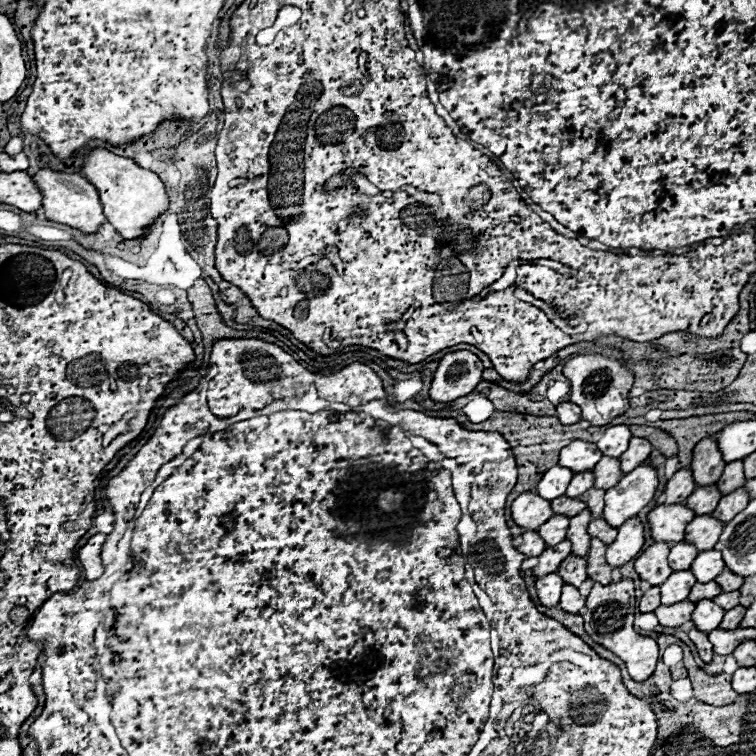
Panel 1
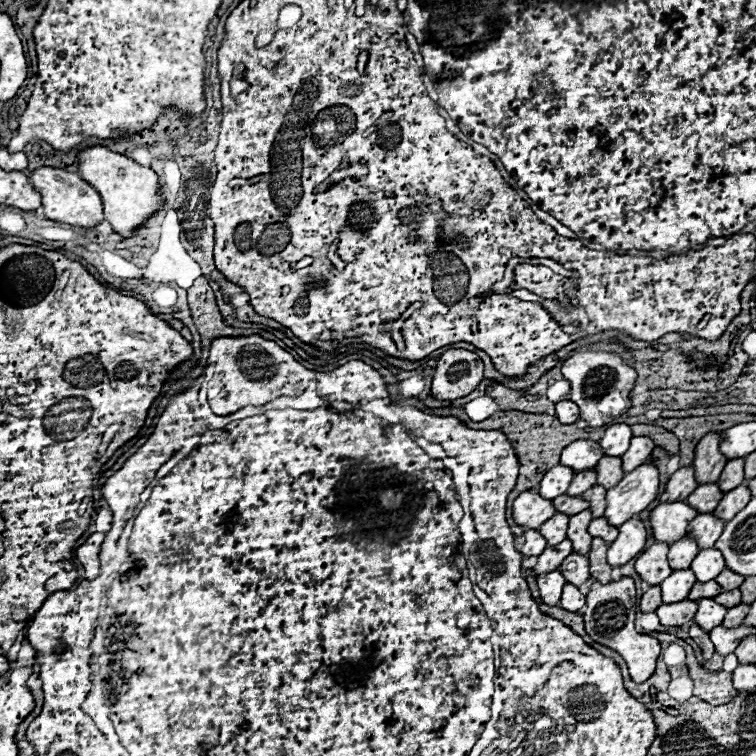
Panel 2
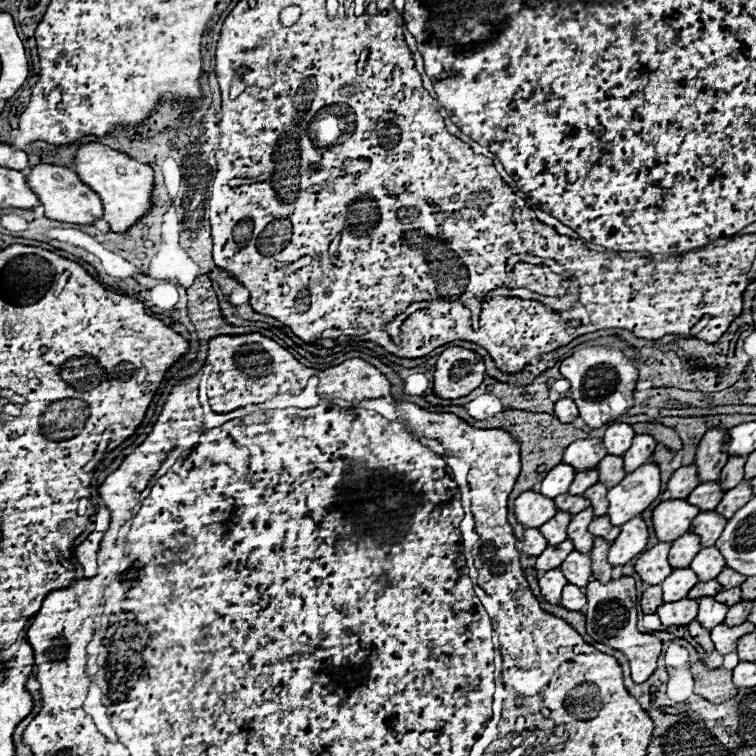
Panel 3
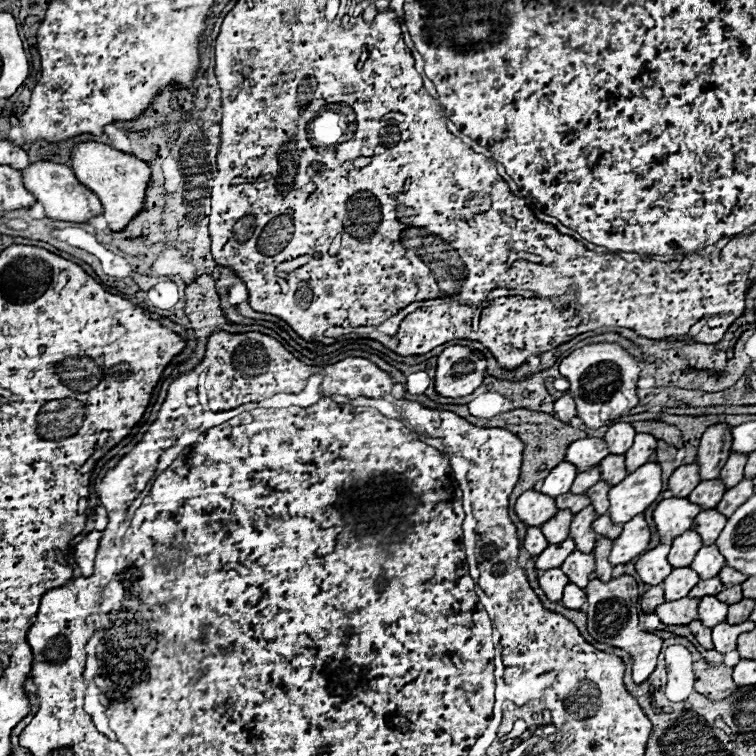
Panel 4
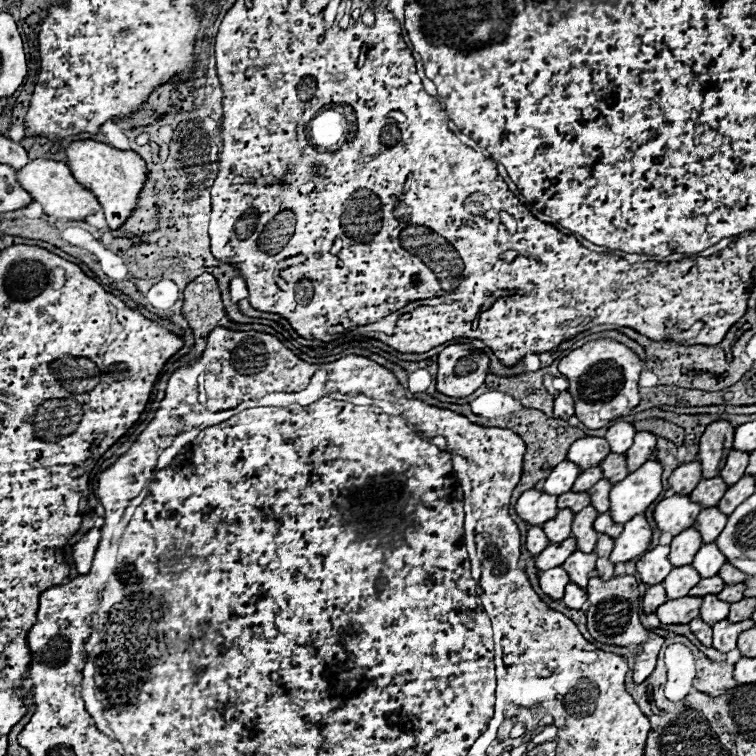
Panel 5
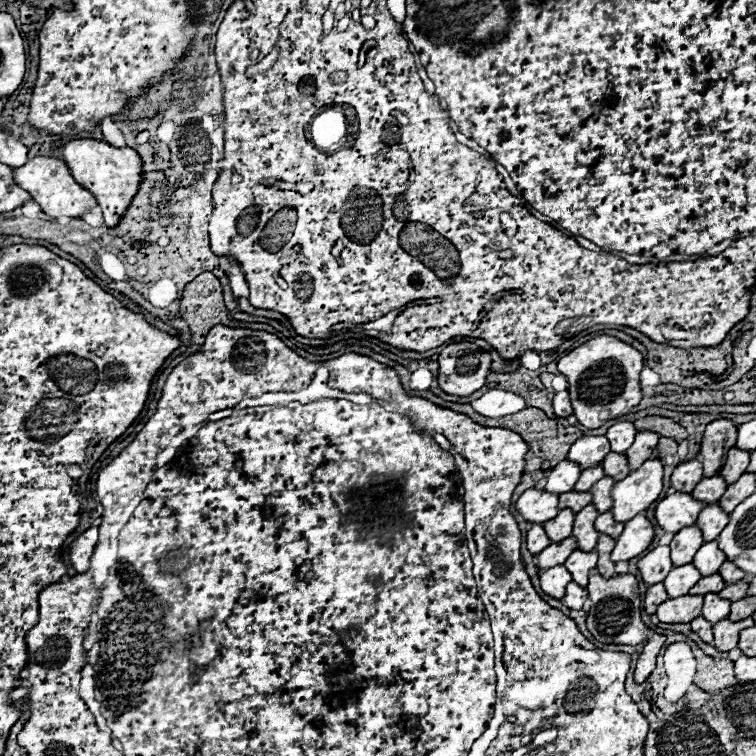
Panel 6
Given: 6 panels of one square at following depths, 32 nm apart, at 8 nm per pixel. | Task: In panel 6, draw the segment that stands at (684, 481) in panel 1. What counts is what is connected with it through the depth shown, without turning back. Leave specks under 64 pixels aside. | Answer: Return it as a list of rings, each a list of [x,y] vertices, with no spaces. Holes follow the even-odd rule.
[[[688,460],[676,466],[676,470],[672,472],[672,488],[676,488],[676,492],[692,492],[696,488],[696,484],[704,478],[702,474],[702,464],[700,460]]]

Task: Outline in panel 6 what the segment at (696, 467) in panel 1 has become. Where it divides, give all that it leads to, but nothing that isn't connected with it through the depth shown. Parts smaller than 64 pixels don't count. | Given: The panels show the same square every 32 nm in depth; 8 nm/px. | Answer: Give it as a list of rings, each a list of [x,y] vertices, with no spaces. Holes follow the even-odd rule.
[[[720,418],[706,426],[704,438],[702,438],[702,450],[698,458],[704,464],[704,476],[718,474],[720,466],[724,464],[724,454],[736,444],[736,426],[732,420]]]

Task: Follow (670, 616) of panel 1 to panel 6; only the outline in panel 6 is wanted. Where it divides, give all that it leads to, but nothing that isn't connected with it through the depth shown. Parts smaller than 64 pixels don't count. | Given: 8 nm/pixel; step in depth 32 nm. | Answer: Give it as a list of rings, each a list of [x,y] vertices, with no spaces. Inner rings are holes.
[[[690,594],[680,598],[670,598],[658,606],[656,616],[660,622],[666,624],[686,624],[700,614],[702,602],[704,602],[702,596],[690,596]]]

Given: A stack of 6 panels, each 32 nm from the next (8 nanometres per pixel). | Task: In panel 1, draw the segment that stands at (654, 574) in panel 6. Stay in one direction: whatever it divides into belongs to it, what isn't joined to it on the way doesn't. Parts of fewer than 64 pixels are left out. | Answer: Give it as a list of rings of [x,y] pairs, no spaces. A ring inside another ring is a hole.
[[[656,542],[636,558],[636,572],[650,586],[660,586],[660,582],[672,574],[668,566],[668,552],[670,546],[666,542]]]

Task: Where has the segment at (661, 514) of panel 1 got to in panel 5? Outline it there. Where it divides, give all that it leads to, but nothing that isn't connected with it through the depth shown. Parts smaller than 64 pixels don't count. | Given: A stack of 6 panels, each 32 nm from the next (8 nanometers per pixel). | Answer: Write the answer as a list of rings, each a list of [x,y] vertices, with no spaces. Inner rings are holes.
[[[674,494],[658,502],[654,510],[654,520],[662,532],[670,532],[672,536],[676,536],[694,524],[700,510],[702,506],[698,502],[692,502],[690,496]]]

